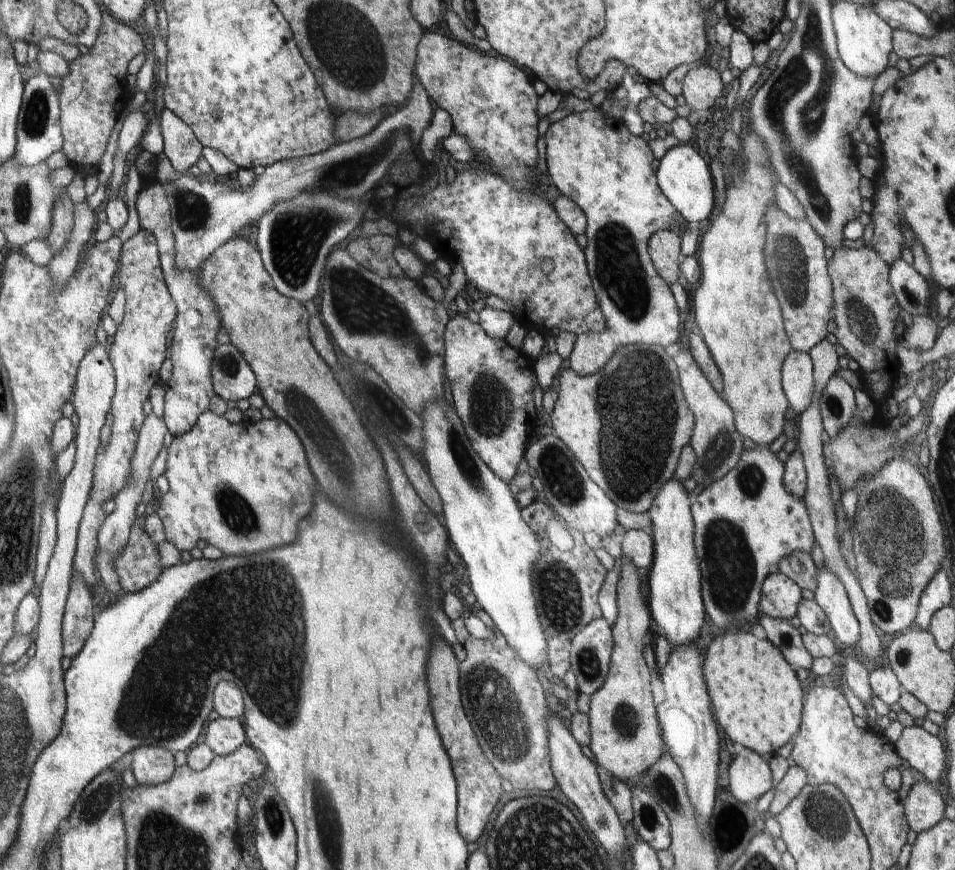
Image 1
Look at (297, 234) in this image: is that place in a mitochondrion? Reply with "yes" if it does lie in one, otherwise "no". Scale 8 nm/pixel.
yes

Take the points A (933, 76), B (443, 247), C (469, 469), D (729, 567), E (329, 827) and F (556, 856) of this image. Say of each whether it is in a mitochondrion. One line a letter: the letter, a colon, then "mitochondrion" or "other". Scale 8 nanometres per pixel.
A: other
B: other
C: mitochondrion
D: mitochondrion
E: mitochondrion
F: mitochondrion

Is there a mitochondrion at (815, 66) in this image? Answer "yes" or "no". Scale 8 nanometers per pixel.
yes

